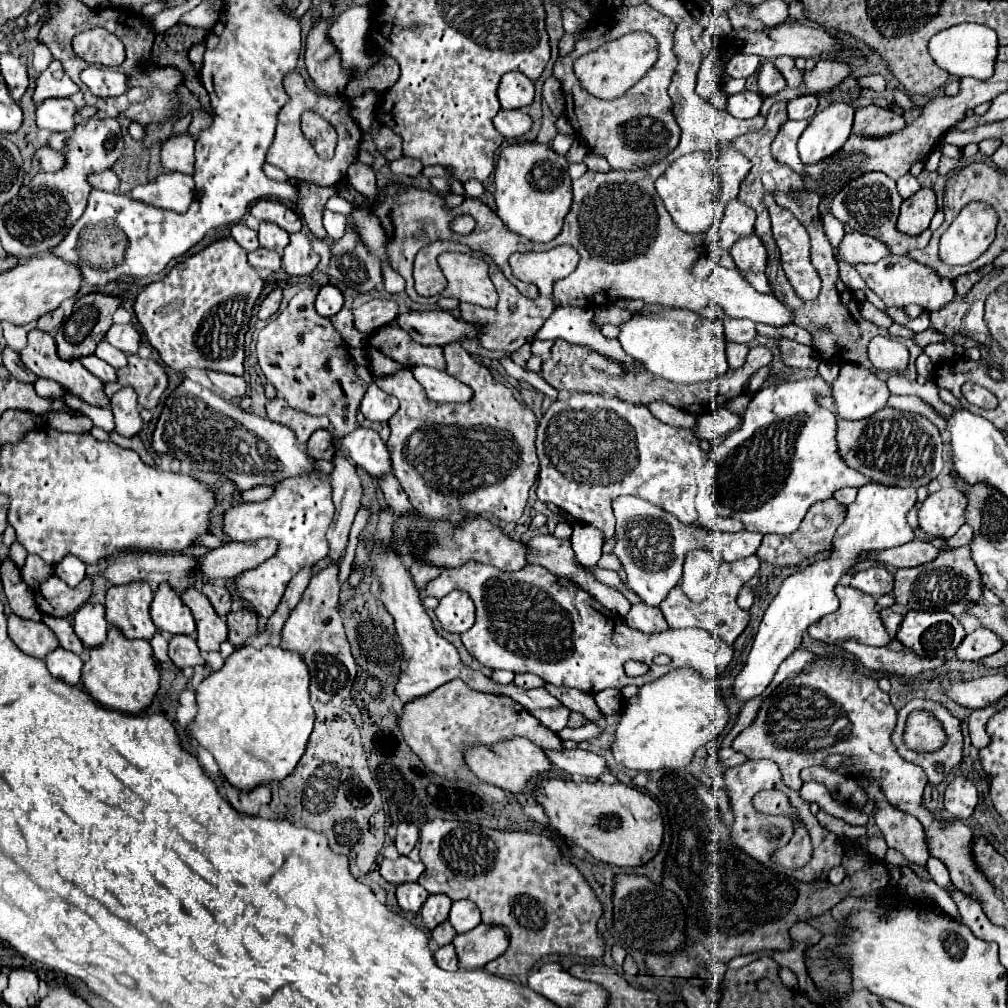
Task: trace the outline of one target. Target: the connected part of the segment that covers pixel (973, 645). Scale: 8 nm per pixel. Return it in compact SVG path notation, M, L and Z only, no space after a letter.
M980 626L972 634L964 636L964 642L956 648L956 658L958 660L980 660L984 656L990 656L1002 648L1002 640L992 634L992 630Z

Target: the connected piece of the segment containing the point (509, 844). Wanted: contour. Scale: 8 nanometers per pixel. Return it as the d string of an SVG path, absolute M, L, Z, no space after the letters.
M430 820L420 828L420 858L426 864L426 870L420 876L418 884L422 884L428 894L446 894L448 898L476 896L472 902L480 908L482 922L502 924L510 932L510 948L504 956L488 962L484 966L486 972L502 978L522 976L526 974L526 968L532 968L540 958L548 954L602 958L604 944L598 936L602 904L582 874L572 864L562 860L558 846L550 838L526 832L500 832L482 828L478 824Z

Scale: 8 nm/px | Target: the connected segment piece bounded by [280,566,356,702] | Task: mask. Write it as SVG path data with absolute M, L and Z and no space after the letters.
M328 566L310 580L300 604L294 608L280 632L280 648L302 656L310 672L310 696L320 702L330 702L336 694L348 698L356 678L356 662L350 654L350 644L338 612L338 590L338 566Z

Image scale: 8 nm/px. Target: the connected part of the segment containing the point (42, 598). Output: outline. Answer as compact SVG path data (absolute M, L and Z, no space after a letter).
M50 576L44 584L40 584L34 590L34 598L36 598L36 604L42 610L42 614L48 614L54 618L64 618L82 608L82 604L88 600L90 590L92 590L92 584L88 578L84 582L80 582L80 586L70 588L60 578Z

